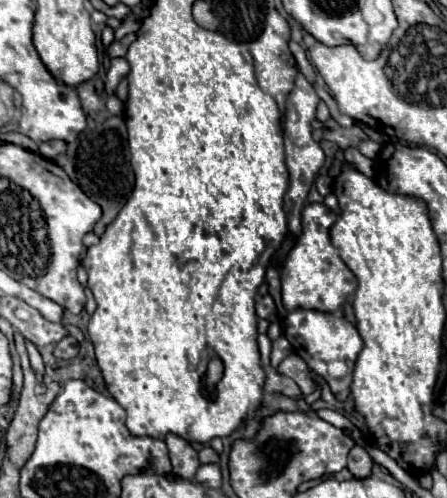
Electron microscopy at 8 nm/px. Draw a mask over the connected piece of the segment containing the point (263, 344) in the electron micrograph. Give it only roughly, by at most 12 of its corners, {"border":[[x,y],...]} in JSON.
{"border":[[261,334],[257,338],[261,364],[269,366],[269,352],[271,352],[271,340]]}

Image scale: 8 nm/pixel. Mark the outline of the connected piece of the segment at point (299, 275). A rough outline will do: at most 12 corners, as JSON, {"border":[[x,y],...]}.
{"border":[[307,204],[280,272],[285,310],[337,310],[357,290],[329,240],[337,214]]}

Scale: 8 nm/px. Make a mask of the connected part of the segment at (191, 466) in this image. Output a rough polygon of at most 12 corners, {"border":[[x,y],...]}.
{"border":[[167,434],[173,472],[193,480],[201,466],[197,450],[185,438]]}

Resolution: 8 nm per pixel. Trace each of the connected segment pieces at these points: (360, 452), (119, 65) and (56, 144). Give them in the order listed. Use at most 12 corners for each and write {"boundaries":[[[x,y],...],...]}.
{"boundaries":[[[365,448],[349,452],[349,468],[357,478],[371,474],[373,460]],[[113,58],[107,70],[105,92],[111,96],[119,80],[127,76],[129,62]],[[49,140],[39,144],[45,158],[63,154],[67,144],[63,140]]]}

